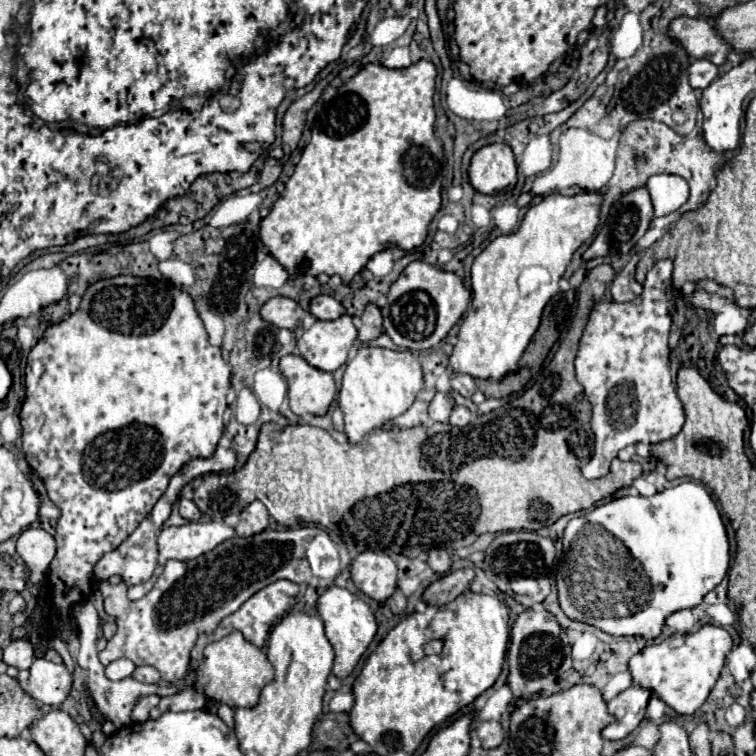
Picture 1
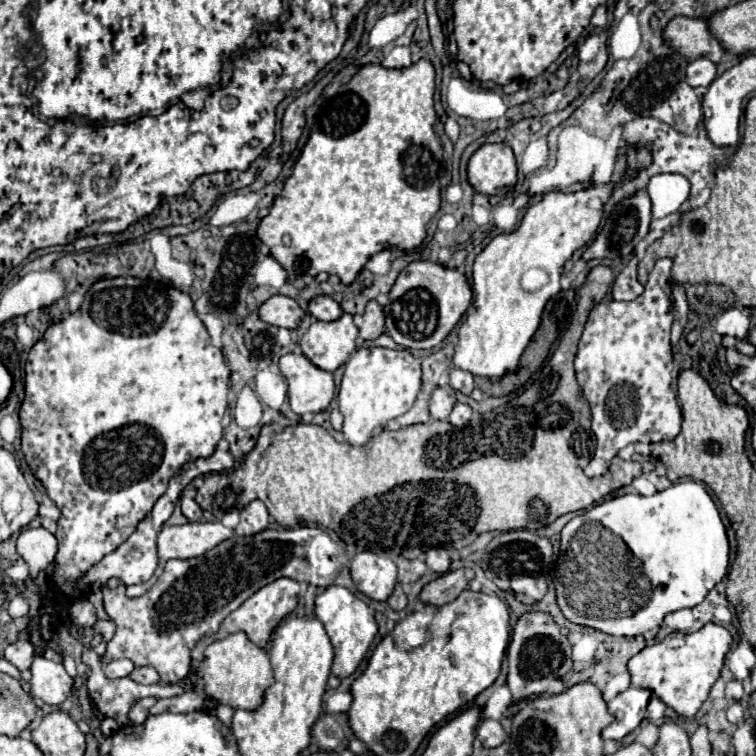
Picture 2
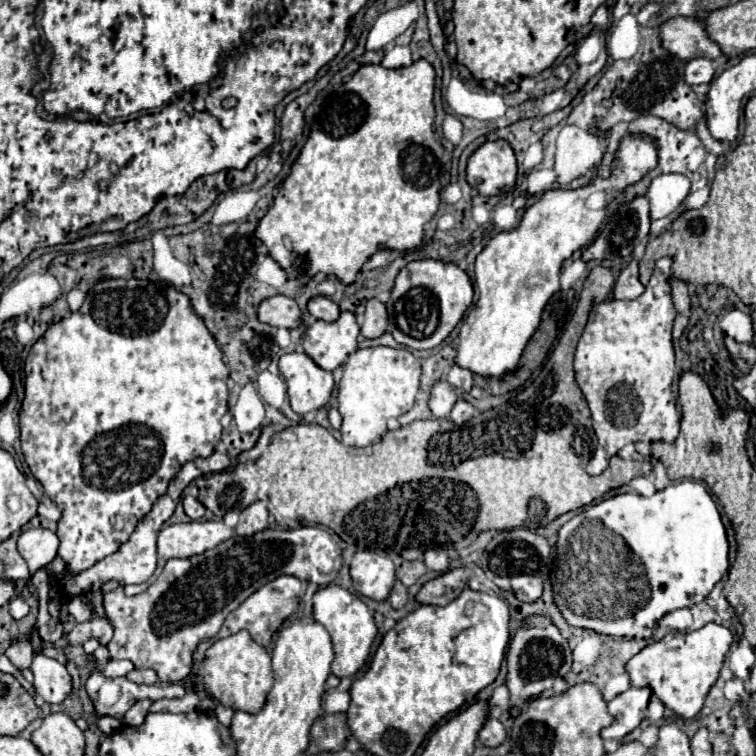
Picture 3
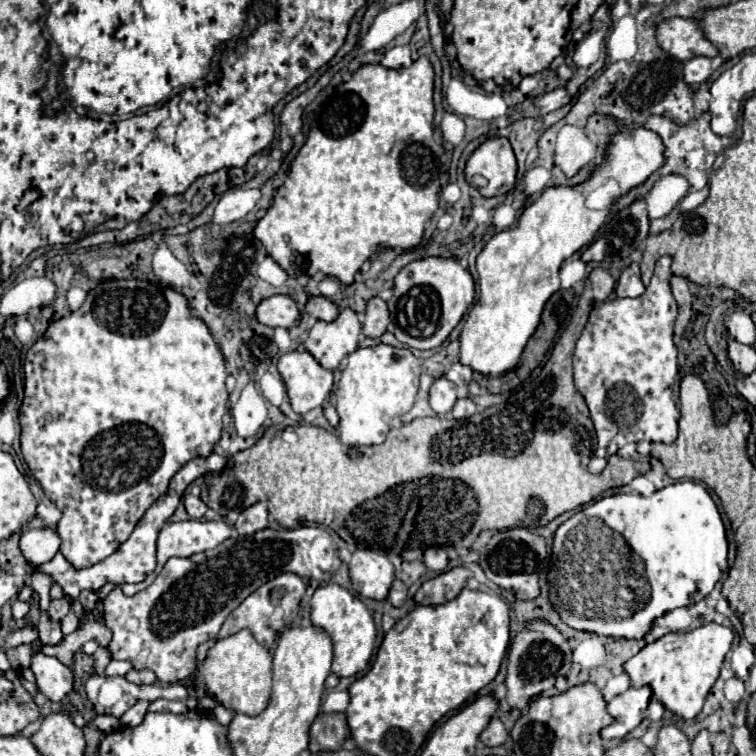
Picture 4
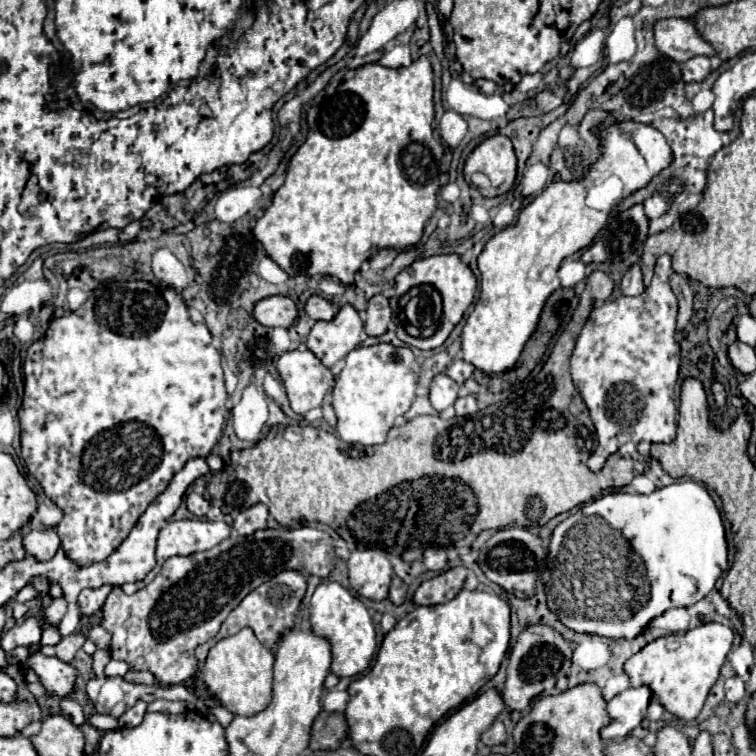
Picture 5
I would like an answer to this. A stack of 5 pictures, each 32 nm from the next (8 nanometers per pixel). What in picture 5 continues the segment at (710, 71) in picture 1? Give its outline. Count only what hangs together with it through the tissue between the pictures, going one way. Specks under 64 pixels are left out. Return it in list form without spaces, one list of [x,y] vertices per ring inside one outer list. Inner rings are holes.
[[[694,56],[682,66],[682,78],[686,82],[700,82],[710,74],[710,58],[708,56]]]

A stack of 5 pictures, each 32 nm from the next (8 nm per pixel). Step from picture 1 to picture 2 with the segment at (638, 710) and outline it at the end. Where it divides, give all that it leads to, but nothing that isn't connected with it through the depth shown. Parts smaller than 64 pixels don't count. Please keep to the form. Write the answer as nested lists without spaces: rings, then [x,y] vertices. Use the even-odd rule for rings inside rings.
[[[630,686],[626,692],[610,700],[608,712],[614,716],[614,722],[602,730],[602,738],[622,740],[626,734],[630,734],[646,718],[648,700],[650,700],[650,690],[634,686]]]

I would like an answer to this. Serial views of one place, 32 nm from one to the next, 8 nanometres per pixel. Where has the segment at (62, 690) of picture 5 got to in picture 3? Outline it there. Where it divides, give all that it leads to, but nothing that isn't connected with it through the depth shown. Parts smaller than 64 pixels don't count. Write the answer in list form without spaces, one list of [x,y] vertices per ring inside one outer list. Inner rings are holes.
[[[36,654],[30,666],[34,674],[34,690],[50,704],[60,704],[72,692],[72,678],[64,664],[44,654]]]

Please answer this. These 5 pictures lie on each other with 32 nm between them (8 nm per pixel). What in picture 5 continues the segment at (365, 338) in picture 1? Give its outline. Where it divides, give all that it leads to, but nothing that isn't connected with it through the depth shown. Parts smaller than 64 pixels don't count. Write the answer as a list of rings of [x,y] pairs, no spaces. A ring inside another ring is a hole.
[[[376,294],[370,298],[368,308],[366,308],[366,334],[368,336],[380,336],[388,330],[392,318],[392,310],[388,304],[388,298],[384,294]]]

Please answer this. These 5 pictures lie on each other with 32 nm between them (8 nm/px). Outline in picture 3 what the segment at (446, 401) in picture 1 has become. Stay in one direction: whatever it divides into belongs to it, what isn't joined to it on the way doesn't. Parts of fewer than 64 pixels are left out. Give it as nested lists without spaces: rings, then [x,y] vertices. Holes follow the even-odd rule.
[[[436,382],[430,390],[430,410],[436,418],[446,418],[456,400],[456,388],[448,382]]]

